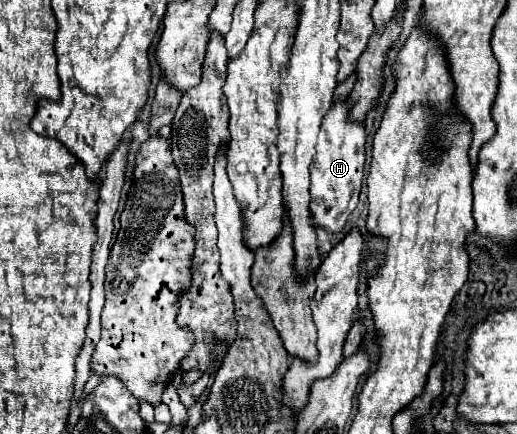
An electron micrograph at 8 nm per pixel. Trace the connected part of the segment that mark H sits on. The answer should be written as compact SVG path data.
M346 100L332 104L330 112L322 120L314 162L310 164L310 214L314 224L330 234L338 234L344 230L348 216L358 204L358 194L364 176L364 144L366 128L364 124L348 122Z

